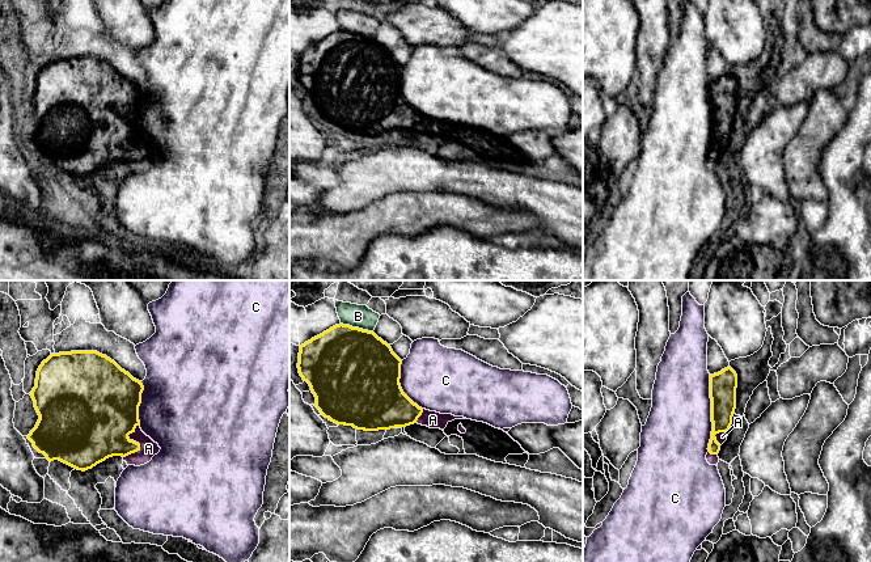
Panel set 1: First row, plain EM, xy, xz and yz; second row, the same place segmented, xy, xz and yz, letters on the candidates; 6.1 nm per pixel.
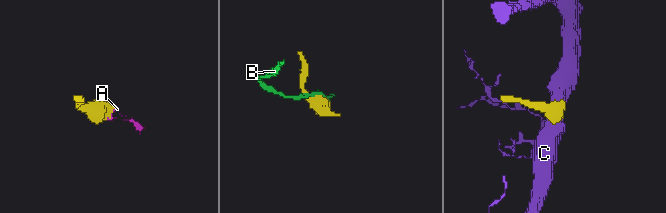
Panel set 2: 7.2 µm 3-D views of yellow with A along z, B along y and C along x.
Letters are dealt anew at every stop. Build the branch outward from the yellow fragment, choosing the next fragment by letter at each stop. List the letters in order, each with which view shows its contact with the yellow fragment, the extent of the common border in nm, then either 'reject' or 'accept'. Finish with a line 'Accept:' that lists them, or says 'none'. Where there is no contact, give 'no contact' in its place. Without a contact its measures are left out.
A: contact in xy; length 220 nm; accept
B: contact in xz; length 200 nm; reject
C: contact in yz; length 480 nm; reject
Accept: A

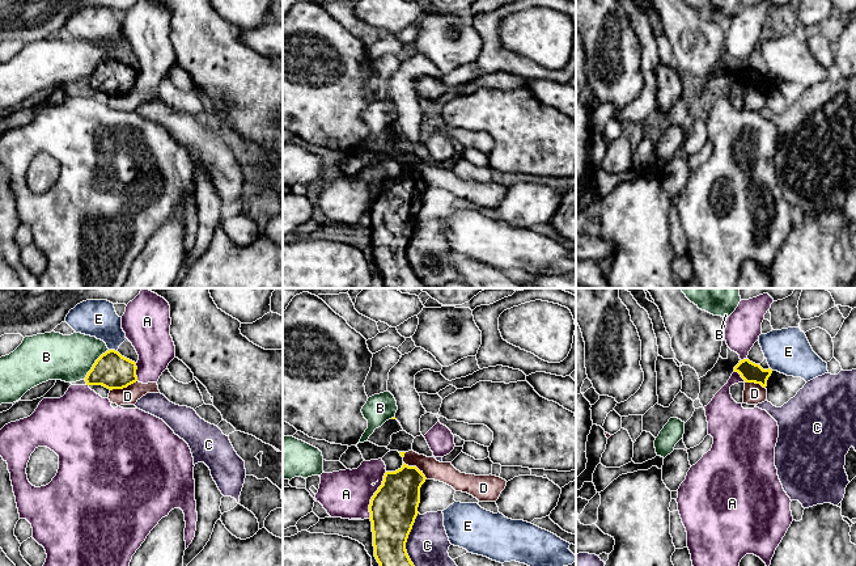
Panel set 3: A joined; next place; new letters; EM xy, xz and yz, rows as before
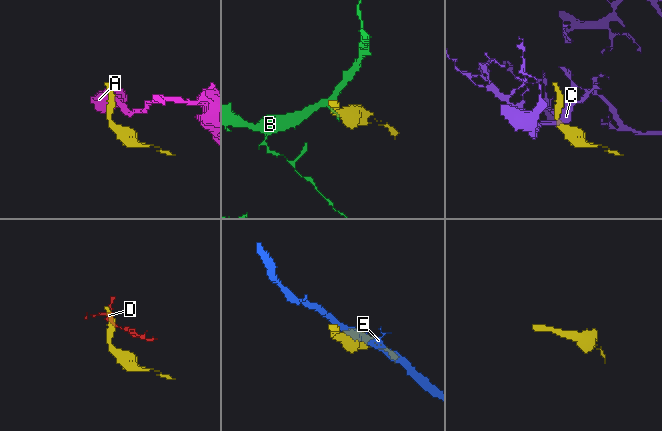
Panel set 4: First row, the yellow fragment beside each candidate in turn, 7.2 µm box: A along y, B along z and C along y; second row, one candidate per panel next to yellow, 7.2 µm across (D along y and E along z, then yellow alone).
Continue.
A: contact in xz; length 300 nm; reject
B: contact in xy; length 240 nm; reject
C: contact in xz; length 420 nm; reject
D: contact in xy; length 180 nm; reject
E: contact in xy; length 50 nm; reject
Accept: none

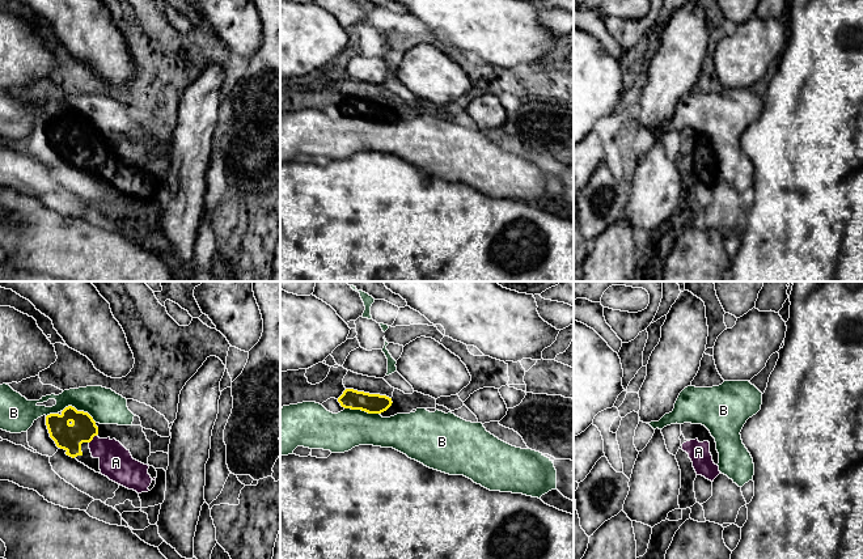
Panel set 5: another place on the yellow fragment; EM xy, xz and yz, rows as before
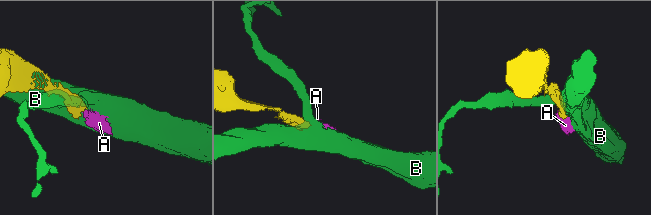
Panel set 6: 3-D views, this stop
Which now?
A: contact in xy; length 70 nm; accept
B: contact in xy; length 220 nm; reject
Accept: A

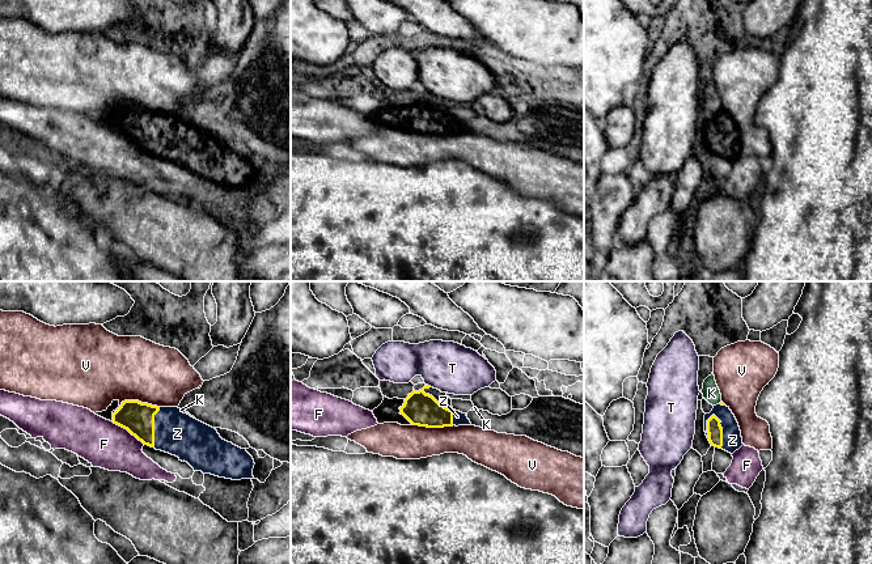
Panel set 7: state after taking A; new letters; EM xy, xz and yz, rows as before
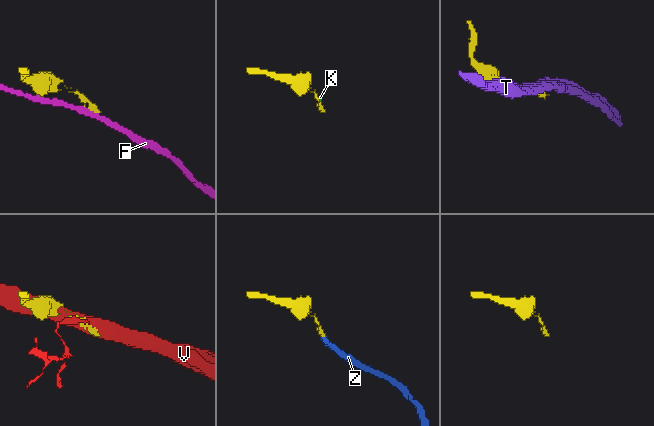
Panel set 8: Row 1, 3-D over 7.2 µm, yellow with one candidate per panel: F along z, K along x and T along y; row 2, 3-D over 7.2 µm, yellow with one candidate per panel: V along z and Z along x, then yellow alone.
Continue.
F: contact in xy; length 240 nm; reject
K: contact in yz; length 30 nm; reject
T: contact in xz; length 40 nm; reject
V: contact in xy; length 300 nm; reject
Z: contact in yz; length 220 nm; accept
Accept: Z

